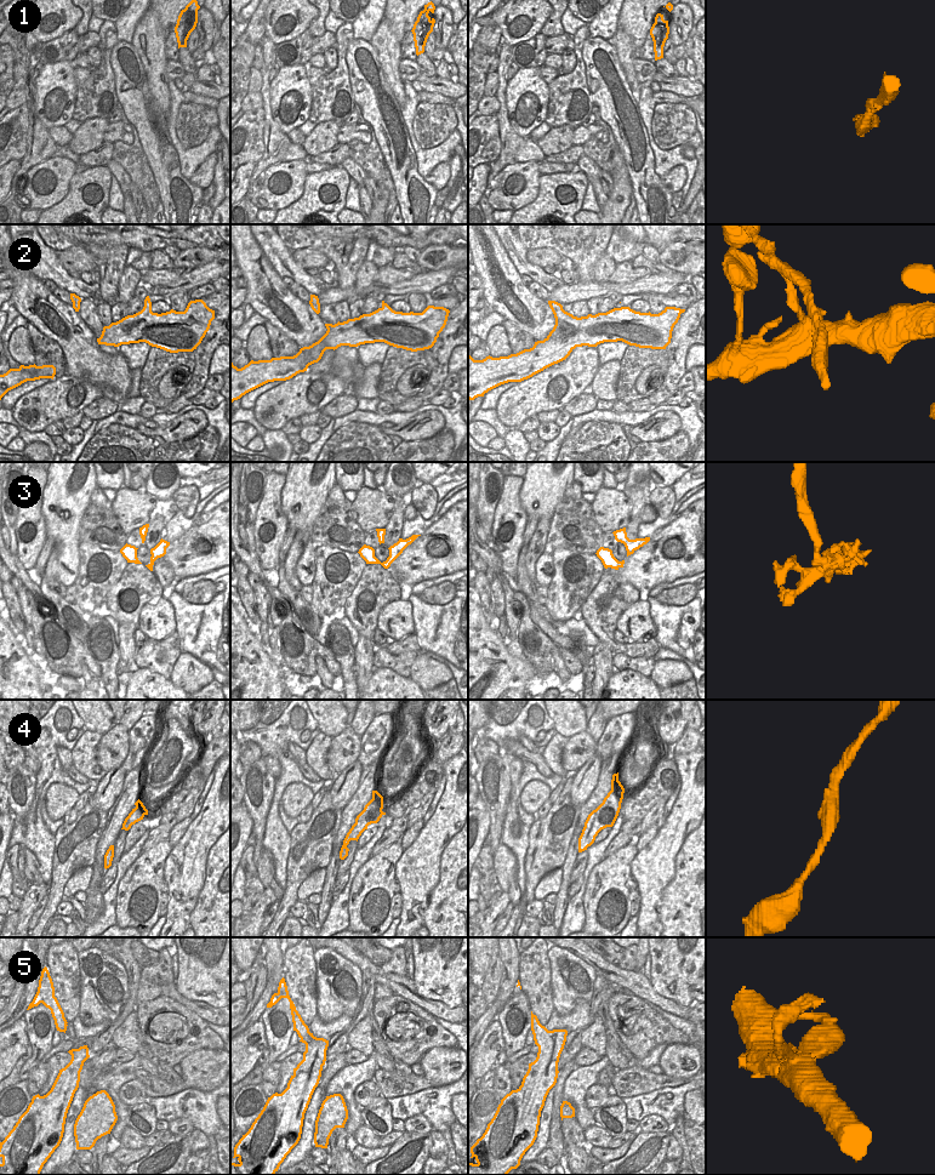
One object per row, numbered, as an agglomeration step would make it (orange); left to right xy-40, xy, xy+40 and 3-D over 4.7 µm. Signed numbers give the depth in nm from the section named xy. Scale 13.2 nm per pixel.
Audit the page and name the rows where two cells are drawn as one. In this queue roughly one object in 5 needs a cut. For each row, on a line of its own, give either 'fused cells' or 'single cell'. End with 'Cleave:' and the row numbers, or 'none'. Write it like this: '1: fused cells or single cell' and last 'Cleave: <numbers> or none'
1: single cell
2: single cell
3: fused cells
4: single cell
5: single cell
Cleave: 3

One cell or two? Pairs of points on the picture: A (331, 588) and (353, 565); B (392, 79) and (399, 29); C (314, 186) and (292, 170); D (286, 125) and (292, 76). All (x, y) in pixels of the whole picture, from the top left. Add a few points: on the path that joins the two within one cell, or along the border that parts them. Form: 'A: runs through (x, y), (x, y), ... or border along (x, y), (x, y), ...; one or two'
A: runs through (337, 583), (349, 571); one
B: border along (383, 17), (388, 21), (391, 30), (400, 41); two
C: border along (308, 174), (303, 193), (291, 204); two
D: runs through (274, 115), (281, 103), (281, 96), (289, 89); one

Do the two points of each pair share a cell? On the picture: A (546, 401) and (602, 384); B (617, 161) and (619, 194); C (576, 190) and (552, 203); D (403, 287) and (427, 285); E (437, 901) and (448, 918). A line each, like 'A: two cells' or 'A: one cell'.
A: two cells
B: one cell
C: one cell
D: one cell
E: one cell

